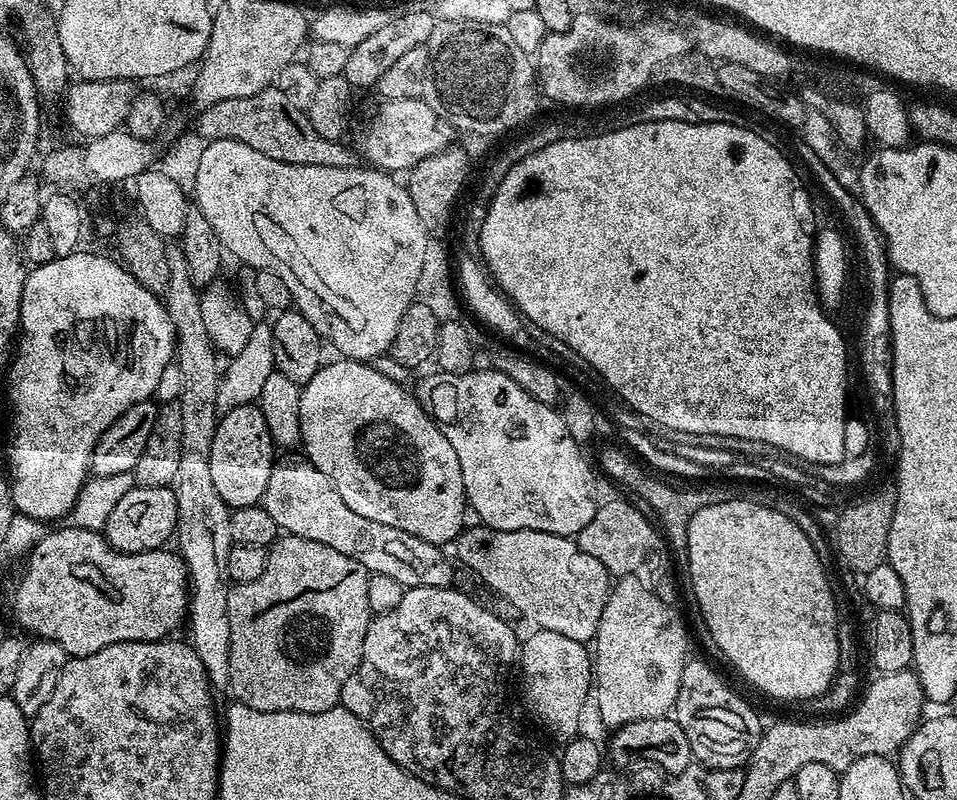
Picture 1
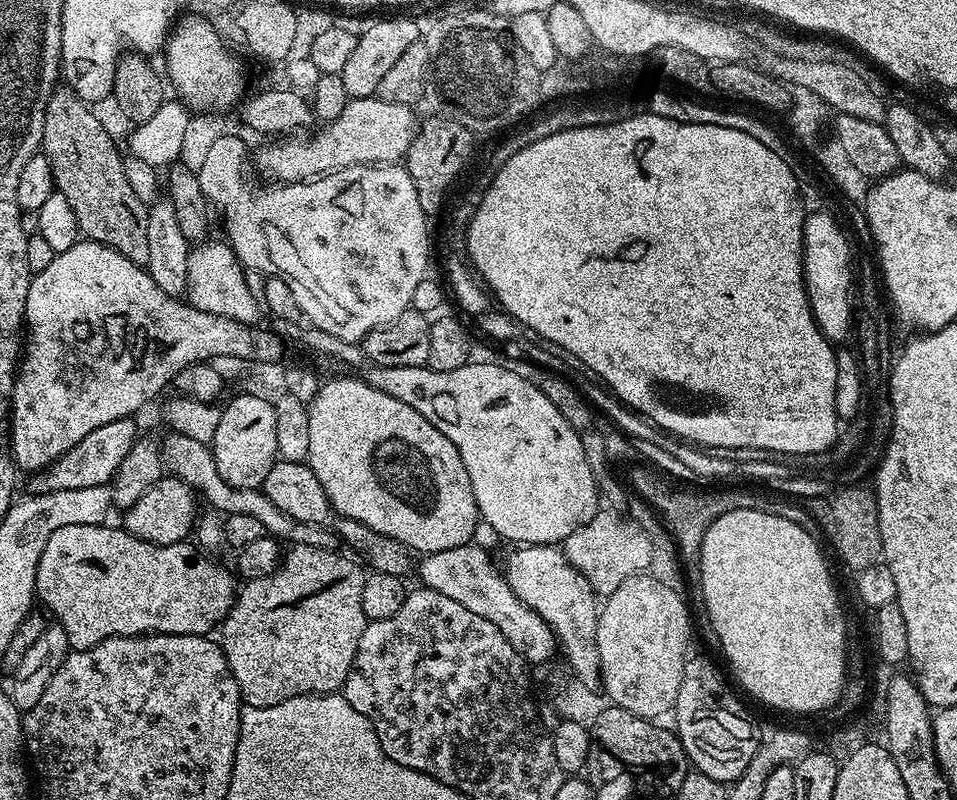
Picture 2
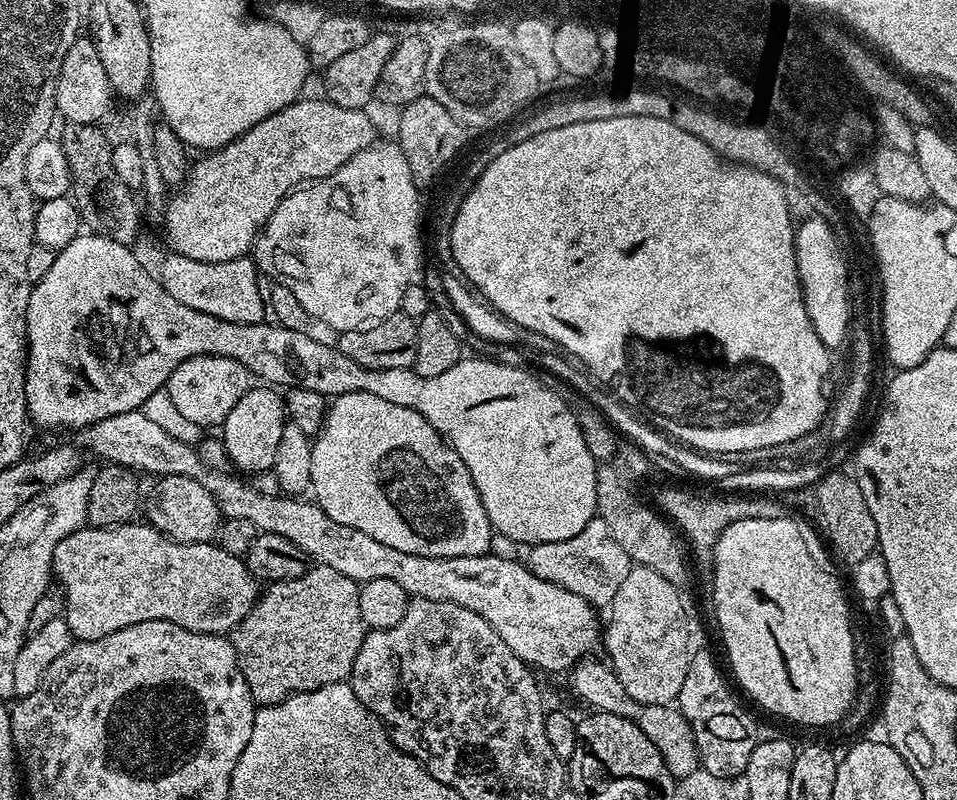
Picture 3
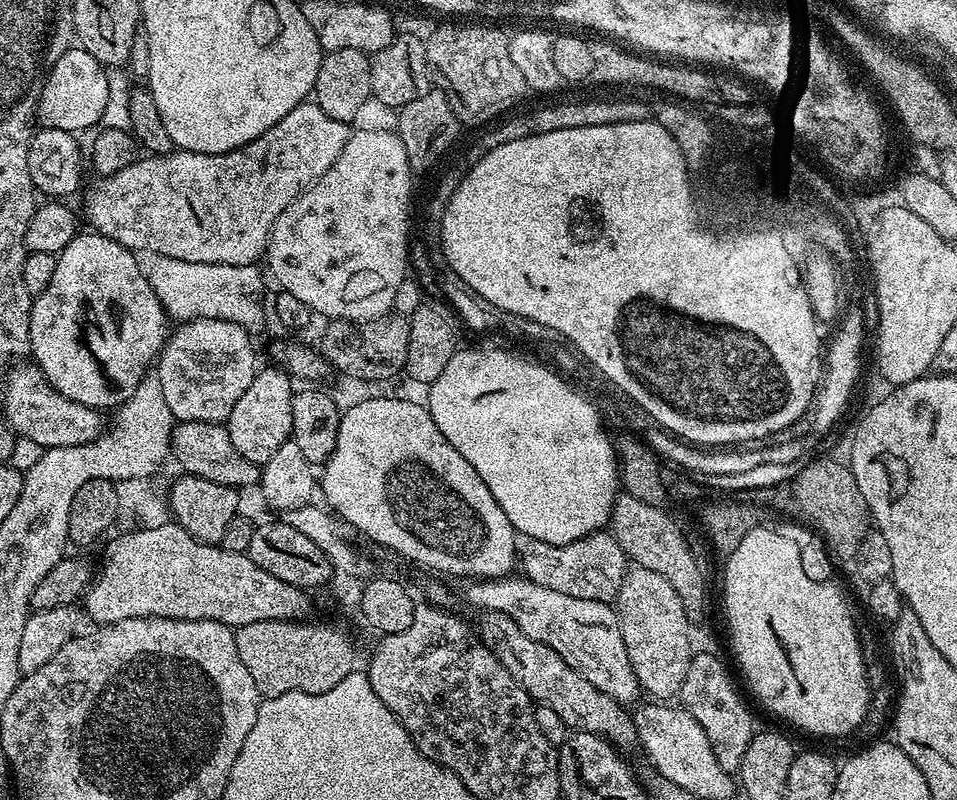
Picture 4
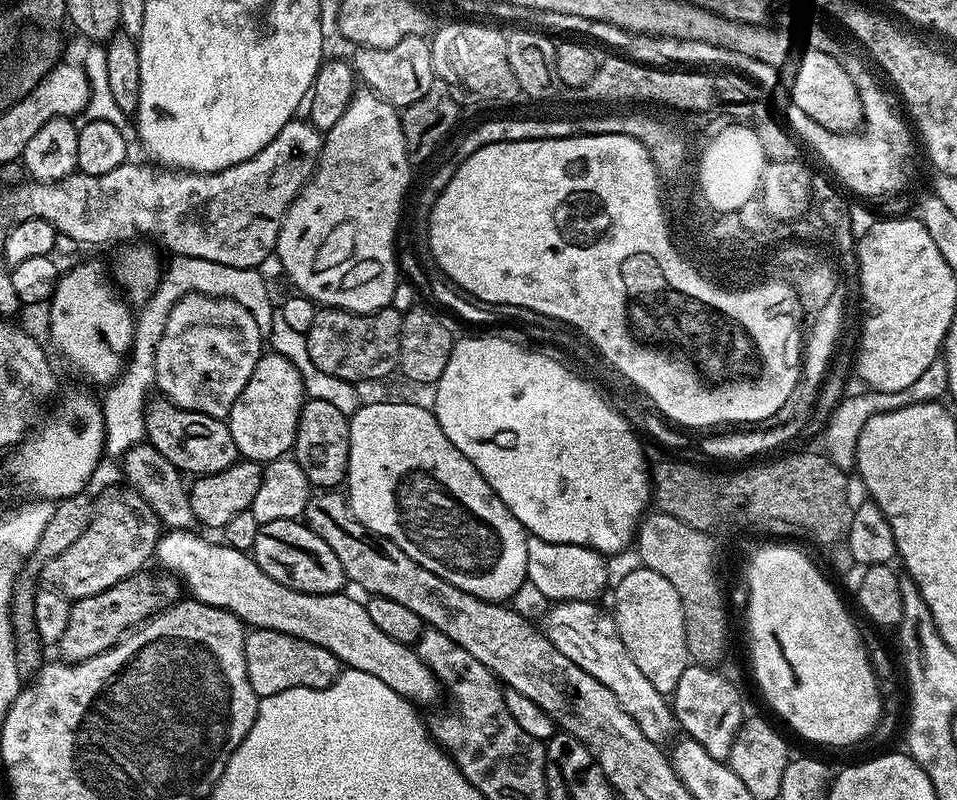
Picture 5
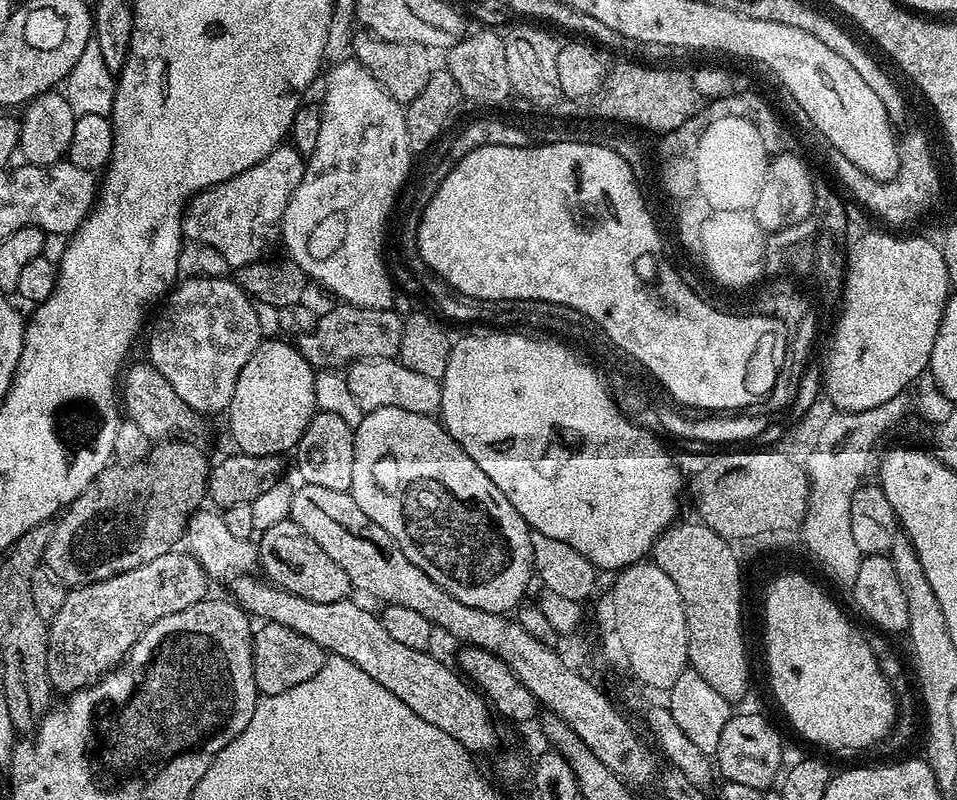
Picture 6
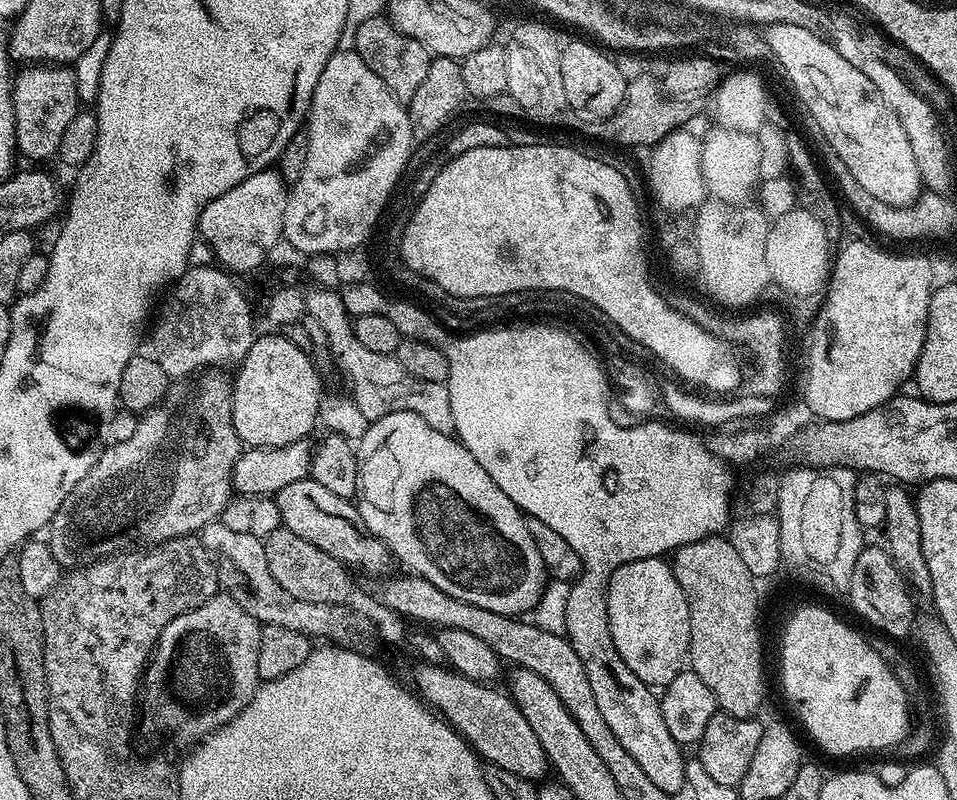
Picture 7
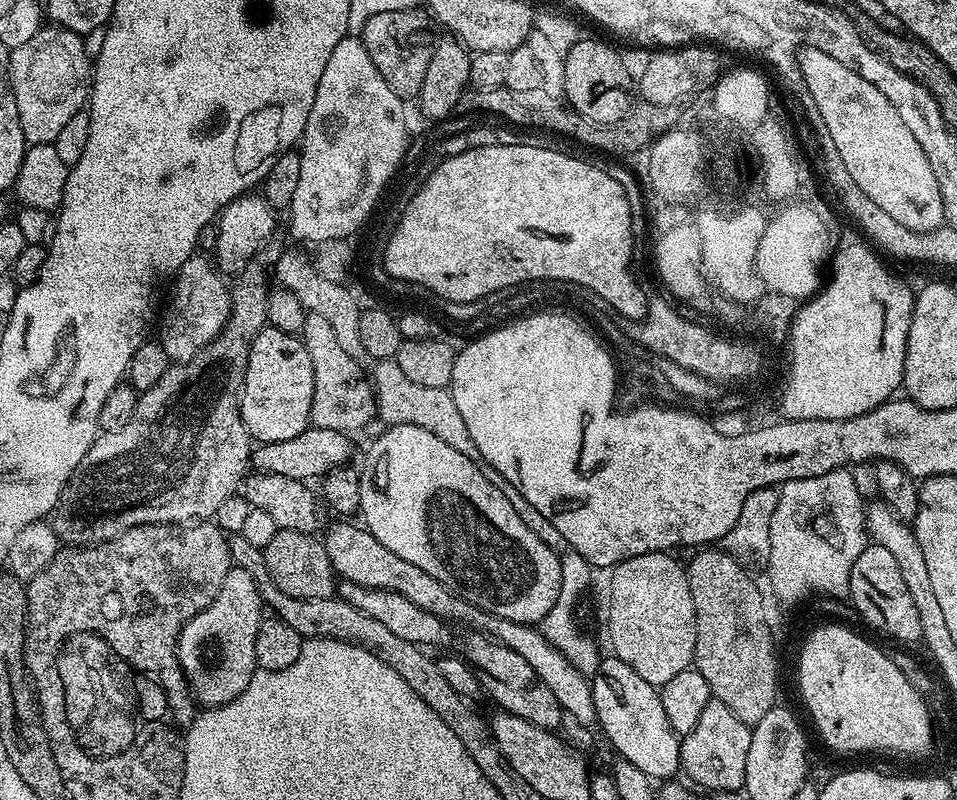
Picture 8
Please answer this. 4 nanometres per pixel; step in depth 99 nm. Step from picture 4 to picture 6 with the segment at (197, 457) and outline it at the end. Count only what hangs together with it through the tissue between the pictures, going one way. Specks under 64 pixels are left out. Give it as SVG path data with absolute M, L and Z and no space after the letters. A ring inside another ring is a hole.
M143 362L143 364L136 364L132 369L130 368L122 376L122 412L127 419L134 422L134 426L142 429L142 434L146 434L152 442L163 442L169 438L192 438L195 432L203 430L205 417L188 407L153 364Z

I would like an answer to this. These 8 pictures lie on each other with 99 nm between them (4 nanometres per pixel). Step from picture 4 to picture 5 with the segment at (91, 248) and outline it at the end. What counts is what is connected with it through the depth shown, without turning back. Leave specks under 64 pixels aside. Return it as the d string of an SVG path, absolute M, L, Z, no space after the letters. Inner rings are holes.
M84 260L65 271L56 284L48 311L48 336L56 352L92 384L107 386L120 379L136 330L131 303L122 295L100 260Z

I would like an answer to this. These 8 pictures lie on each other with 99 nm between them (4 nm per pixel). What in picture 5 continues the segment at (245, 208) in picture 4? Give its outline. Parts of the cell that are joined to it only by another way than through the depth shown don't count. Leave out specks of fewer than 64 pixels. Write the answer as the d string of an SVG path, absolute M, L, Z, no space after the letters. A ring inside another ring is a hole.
M294 118L282 126L274 142L258 150L254 158L246 158L246 162L238 162L226 170L185 172L152 162L125 162L107 174L97 176L77 170L61 180L28 178L25 184L16 184L8 192L9 221L42 218L50 222L63 239L65 236L76 244L108 244L111 240L132 242L137 238L157 236L172 256L206 258L210 262L222 262L222 266L260 268L263 260L275 253L282 218L304 185L312 179L320 163L323 145L324 136L311 122Z

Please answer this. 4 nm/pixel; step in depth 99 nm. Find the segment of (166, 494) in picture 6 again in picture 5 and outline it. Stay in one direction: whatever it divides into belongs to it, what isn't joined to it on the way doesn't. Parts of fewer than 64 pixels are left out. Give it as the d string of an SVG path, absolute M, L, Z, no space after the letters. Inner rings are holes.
M129 486L108 488L100 497L95 497L90 526L86 526L86 530L82 530L82 534L74 538L74 542L70 542L66 550L62 550L62 554L44 561L38 572L39 579L47 587L62 593L65 598L73 602L90 598L90 594L102 594L102 590L110 590L110 586L141 571L145 567L144 563L153 559L156 543L160 541L161 535L161 520L134 488Z

